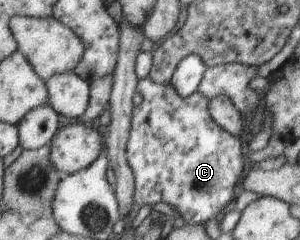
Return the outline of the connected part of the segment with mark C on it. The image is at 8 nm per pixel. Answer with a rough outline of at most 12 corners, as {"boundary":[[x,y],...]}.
{"boundary":[[147,77],[125,145],[135,208],[204,224],[242,173],[242,143]]}

